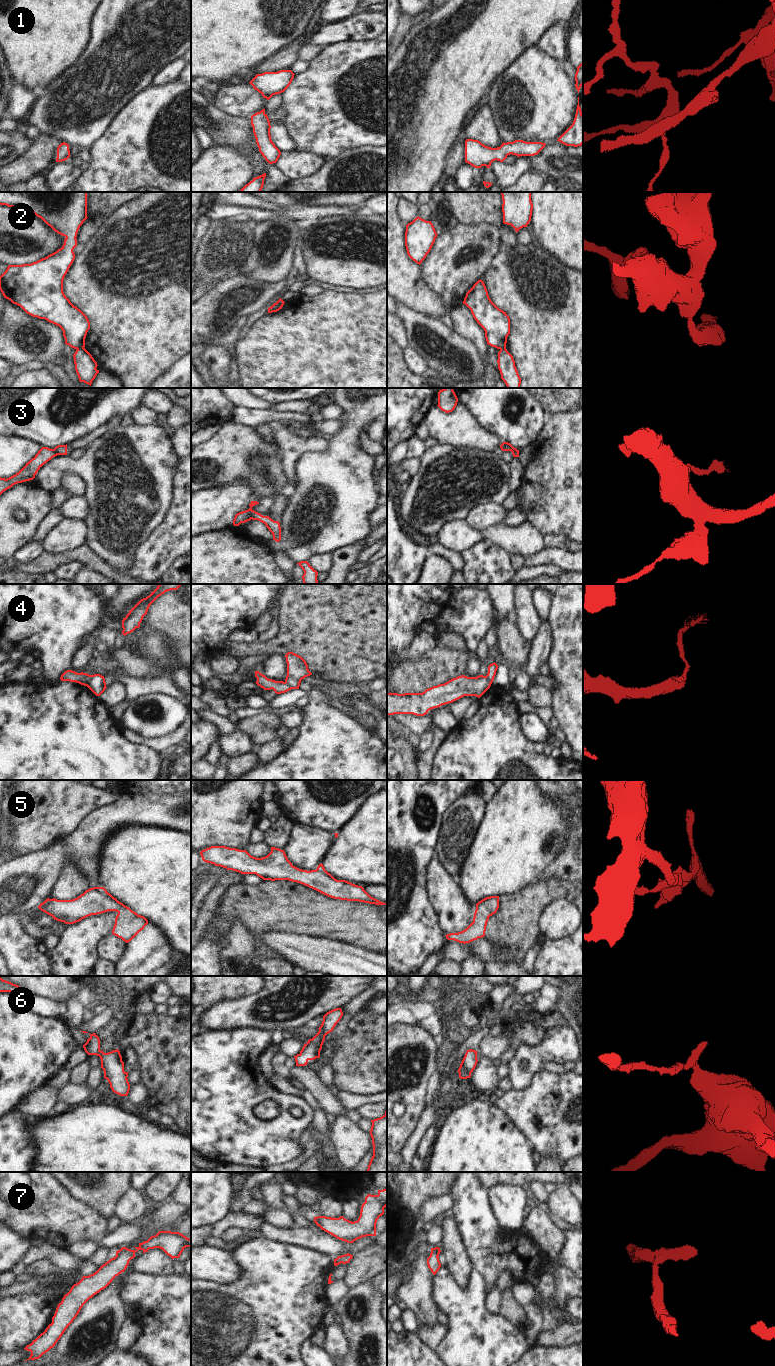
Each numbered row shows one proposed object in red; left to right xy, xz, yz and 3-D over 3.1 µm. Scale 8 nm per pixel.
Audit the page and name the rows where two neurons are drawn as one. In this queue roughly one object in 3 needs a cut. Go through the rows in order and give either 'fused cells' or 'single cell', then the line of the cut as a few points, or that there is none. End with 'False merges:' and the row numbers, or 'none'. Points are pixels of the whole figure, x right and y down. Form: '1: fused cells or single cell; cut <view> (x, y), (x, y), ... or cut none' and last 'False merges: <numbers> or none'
1: single cell; cut none
2: fused cells; cut xy (83, 346), (77, 349)
3: fused cells; cut xz (247, 510), (251, 518)
4: fused cells; cut xy (92, 675), (85, 685)
5: single cell; cut none
6: single cell; cut none
7: single cell; cut none
False merges: 2, 3, 4

